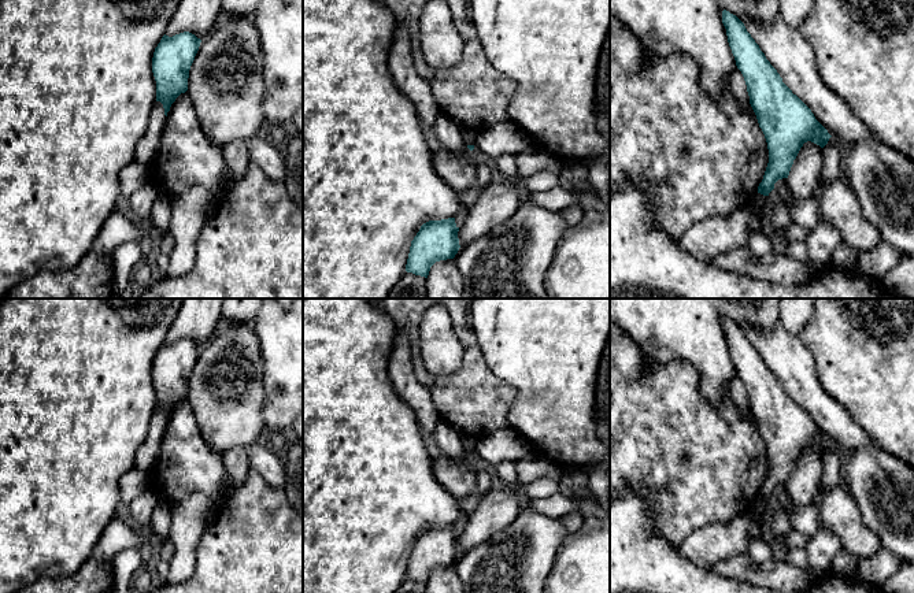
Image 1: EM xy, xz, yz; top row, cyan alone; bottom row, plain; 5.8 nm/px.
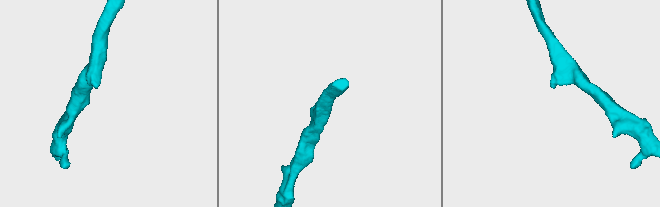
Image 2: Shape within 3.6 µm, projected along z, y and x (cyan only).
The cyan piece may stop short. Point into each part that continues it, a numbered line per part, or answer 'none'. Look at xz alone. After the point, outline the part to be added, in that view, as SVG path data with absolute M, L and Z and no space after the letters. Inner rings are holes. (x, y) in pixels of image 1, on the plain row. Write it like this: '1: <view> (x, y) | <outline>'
none

